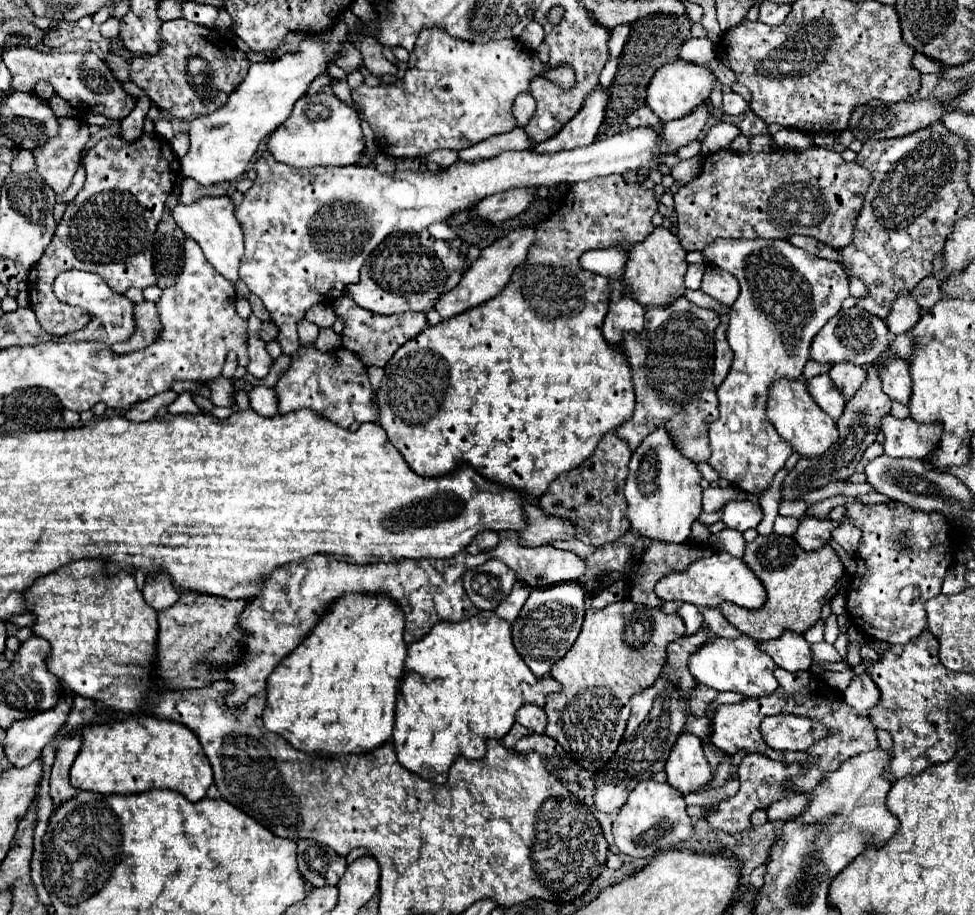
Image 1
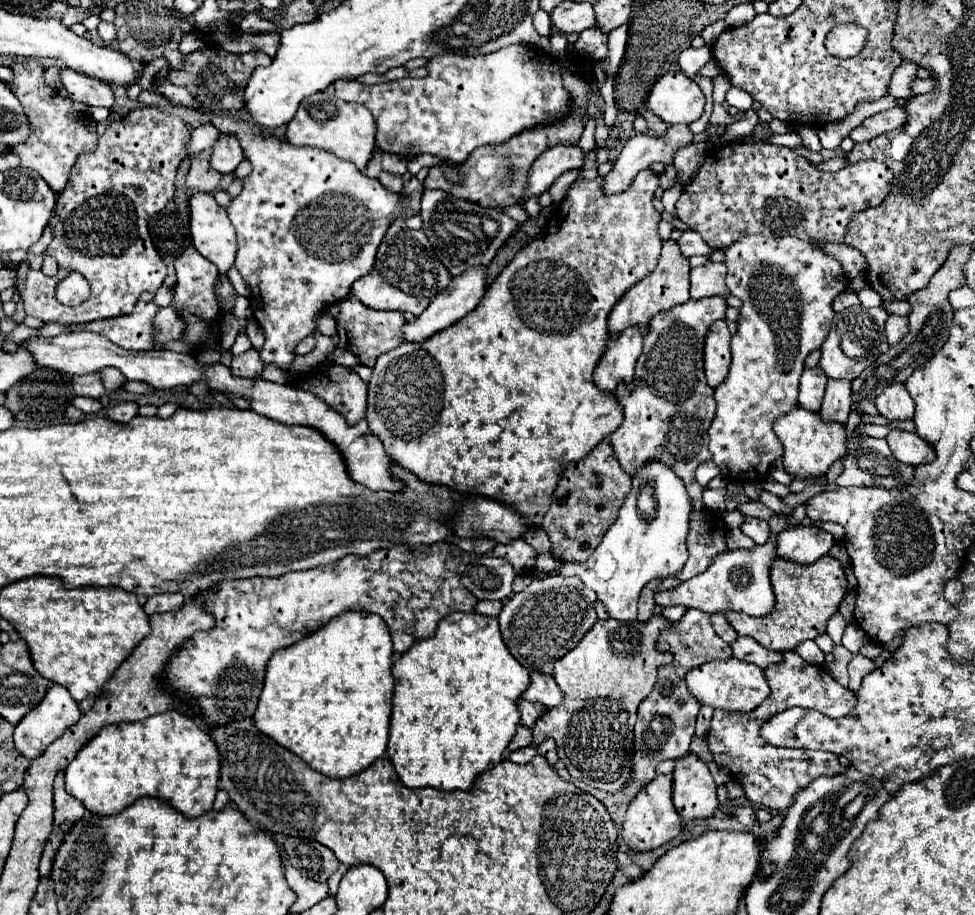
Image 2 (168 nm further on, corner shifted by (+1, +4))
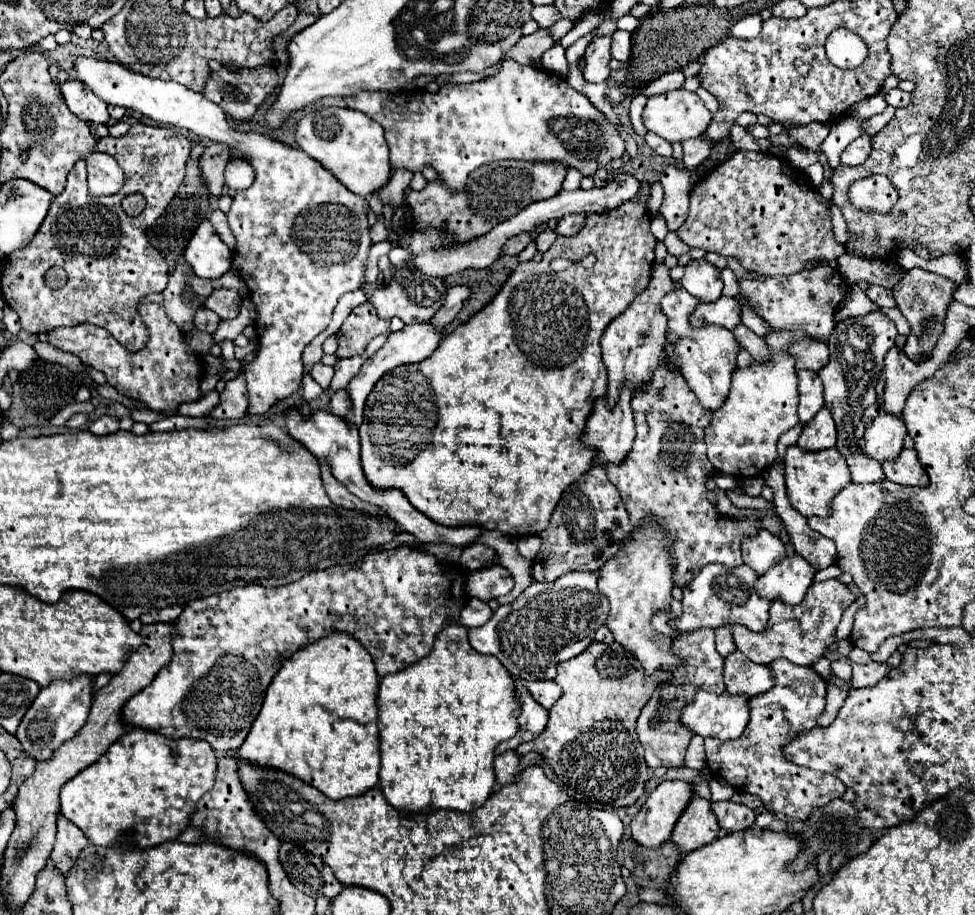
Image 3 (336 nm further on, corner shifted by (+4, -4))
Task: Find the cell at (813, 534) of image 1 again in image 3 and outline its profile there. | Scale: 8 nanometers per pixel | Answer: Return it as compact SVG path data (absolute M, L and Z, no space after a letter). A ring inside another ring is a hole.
M783 556L757 580L757 592L769 600L783 600L785 604L797 604L803 600L807 588L813 584L817 566L803 556Z

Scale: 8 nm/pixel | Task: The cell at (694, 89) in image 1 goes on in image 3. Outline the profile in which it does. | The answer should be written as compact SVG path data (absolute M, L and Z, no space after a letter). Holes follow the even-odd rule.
M679 88L679 90L651 96L647 100L647 106L643 112L643 122L645 122L647 130L659 134L661 138L667 138L669 142L683 142L683 140L701 136L707 130L707 126L711 122L711 112L705 108L705 104L701 102L701 98L695 92Z

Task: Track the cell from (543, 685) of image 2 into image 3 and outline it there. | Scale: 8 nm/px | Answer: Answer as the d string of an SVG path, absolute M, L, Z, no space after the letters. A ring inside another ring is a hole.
M535 680L535 682L527 682L529 692L533 694L533 698L543 706L543 708L551 708L559 696L561 696L561 688L555 682L547 682L547 680Z

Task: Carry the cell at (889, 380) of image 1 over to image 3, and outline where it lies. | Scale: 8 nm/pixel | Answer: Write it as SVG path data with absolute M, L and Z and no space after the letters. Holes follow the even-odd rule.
M885 412L873 418L873 424L867 428L861 440L861 450L883 462L883 458L895 458L903 450L905 436L907 428L901 416Z

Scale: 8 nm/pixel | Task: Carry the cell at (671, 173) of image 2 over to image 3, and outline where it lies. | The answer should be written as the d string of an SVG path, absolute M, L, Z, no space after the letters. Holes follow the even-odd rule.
M658 212L651 219L651 232L657 238L657 241L663 241L667 235L667 224L663 216Z

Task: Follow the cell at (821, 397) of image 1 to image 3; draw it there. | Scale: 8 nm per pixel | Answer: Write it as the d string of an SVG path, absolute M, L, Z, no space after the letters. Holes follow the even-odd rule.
M801 370L797 376L799 376L799 396L801 396L799 420L805 424L825 406L823 384L821 384L821 378L809 370Z

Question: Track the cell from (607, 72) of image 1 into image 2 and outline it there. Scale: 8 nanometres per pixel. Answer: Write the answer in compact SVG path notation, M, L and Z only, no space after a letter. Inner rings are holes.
M588 120L586 122L586 128L584 128L584 132L582 132L582 136L580 136L580 142L578 142L578 146L584 150L584 160L586 160L586 156L596 148L596 142L594 142L594 120Z

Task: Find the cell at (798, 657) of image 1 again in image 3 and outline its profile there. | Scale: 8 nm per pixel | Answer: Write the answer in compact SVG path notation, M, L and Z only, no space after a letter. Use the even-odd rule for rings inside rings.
M739 650L725 658L725 688L733 694L755 696L773 686L773 670L767 664L755 664Z

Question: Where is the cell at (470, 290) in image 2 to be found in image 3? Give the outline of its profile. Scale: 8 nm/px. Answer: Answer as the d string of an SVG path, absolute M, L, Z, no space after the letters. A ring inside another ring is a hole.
M431 320L427 322L413 322L413 324L407 324L403 330L399 332L391 332L387 336L387 342L371 356L365 360L365 364L361 366L359 374L349 382L347 390L349 390L349 396L351 396L351 402L353 402L353 410L345 416L347 422L351 424L361 424L363 420L363 406L365 406L365 400L369 396L369 392L373 390L375 382L381 378L381 374L385 374L387 370L395 368L395 366L401 366L401 364L413 364L413 362L421 362L425 358L429 358L433 354L433 350L437 348L437 344L441 342L443 338L443 328L437 328L433 326Z

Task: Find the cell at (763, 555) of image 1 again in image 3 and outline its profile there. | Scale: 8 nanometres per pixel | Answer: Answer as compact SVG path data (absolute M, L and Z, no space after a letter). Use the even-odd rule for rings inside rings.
M833 578L825 582L813 582L805 598L795 606L787 606L781 600L773 600L769 610L769 622L763 632L753 632L745 626L733 626L731 632L735 638L735 646L751 662L757 662L757 664L771 664L777 658L785 658L793 664L811 666L817 658L825 656L843 610L853 602L855 602L855 596L849 592L849 588L841 580Z

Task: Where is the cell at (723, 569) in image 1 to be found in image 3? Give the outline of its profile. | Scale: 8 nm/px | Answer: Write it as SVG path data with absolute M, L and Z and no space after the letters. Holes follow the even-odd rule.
M709 564L703 566L701 572L683 588L683 614L669 624L679 632L689 632L697 628L719 628L719 626L733 626L743 624L753 632L765 630L767 612L771 602L755 590L759 574L753 572L749 566L729 568L723 564Z

